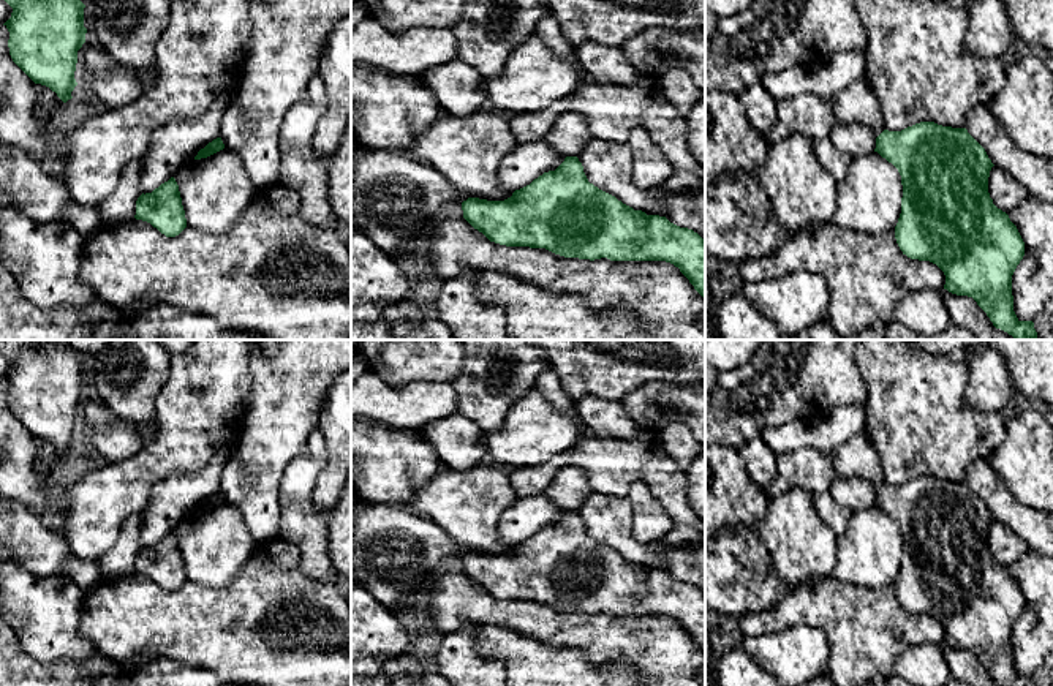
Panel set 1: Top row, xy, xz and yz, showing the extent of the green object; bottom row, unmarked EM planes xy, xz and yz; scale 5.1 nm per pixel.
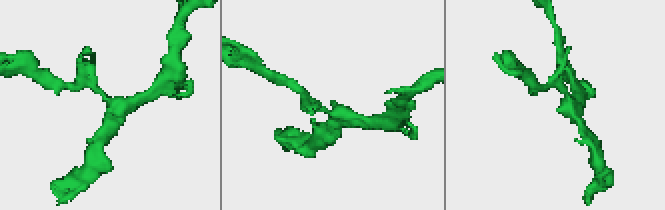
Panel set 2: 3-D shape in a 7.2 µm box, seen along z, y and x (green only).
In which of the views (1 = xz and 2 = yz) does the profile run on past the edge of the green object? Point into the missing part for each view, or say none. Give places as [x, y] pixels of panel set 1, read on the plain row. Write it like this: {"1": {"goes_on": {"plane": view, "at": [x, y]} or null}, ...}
{"1": {"goes_on": null}, "2": {"goes_on": null}}

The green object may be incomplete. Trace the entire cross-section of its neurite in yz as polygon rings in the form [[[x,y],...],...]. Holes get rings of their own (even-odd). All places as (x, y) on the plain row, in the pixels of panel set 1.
[[[920,476],[901,485],[884,484],[876,492],[874,506],[892,517],[901,530],[903,552],[895,593],[903,609],[936,618],[945,629],[944,643],[972,651],[996,683],[1036,686],[1032,675],[1020,675],[1013,665],[1012,629],[1025,610],[1025,596],[1009,569],[998,563],[990,552],[988,531],[994,518],[985,503],[966,482]]]

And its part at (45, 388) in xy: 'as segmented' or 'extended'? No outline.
as segmented

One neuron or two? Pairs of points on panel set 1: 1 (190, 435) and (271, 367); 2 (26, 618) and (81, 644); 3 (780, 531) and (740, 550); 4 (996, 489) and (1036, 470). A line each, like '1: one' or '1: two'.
1: two
2: one
3: two
4: two

